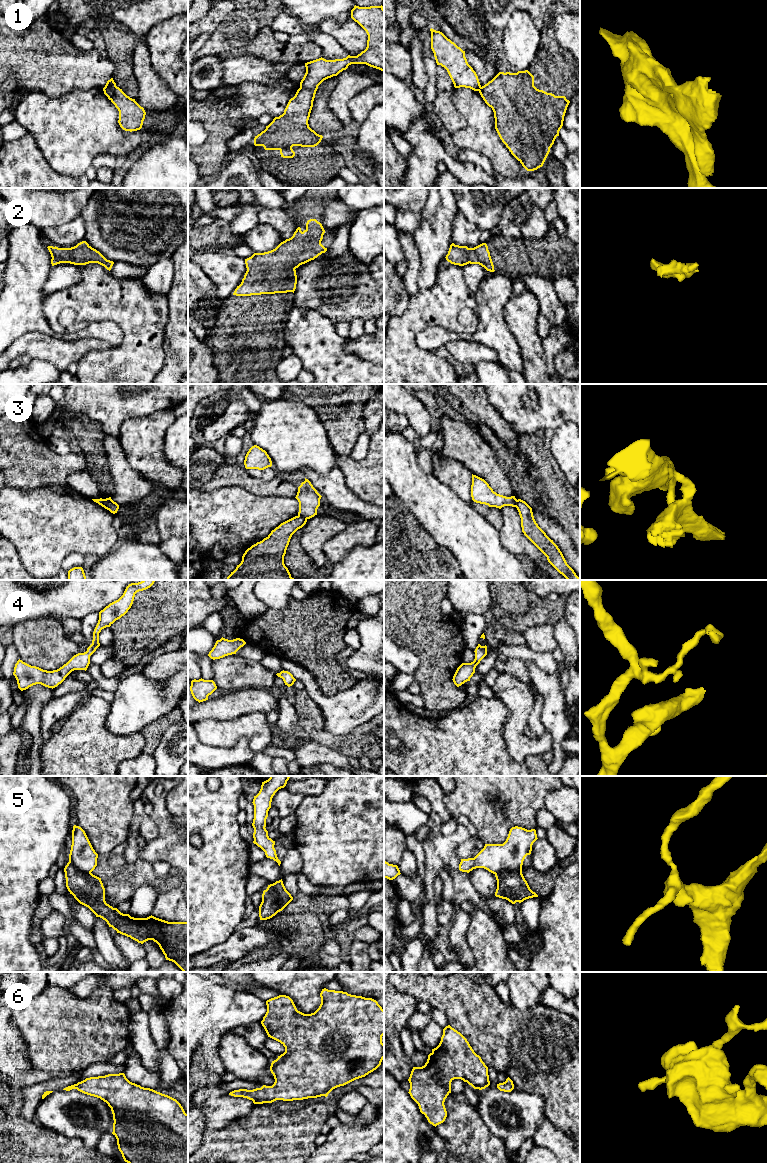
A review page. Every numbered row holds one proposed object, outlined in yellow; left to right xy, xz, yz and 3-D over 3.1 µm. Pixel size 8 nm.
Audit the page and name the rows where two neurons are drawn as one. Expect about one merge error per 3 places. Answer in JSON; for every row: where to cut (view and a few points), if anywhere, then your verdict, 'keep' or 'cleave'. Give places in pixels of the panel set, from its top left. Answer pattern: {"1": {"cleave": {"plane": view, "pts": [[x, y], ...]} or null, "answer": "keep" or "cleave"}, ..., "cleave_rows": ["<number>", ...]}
{"1": {"cleave": {"plane": "xz", "pts": [[317, 85], [300, 88]]}, "answer": "cleave"}, "2": {"cleave": null, "answer": "keep"}, "3": {"cleave": {"plane": "xy", "pts": [[103, 499], [108, 509]]}, "answer": "cleave"}, "4": {"cleave": null, "answer": "keep"}, "5": {"cleave": {"plane": "yz", "pts": [[521, 867], [515, 870], [502, 870], [495, 874]]}, "answer": "cleave"}, "6": {"cleave": null, "answer": "keep"}, "cleave_rows": ["1", "3", "5"]}

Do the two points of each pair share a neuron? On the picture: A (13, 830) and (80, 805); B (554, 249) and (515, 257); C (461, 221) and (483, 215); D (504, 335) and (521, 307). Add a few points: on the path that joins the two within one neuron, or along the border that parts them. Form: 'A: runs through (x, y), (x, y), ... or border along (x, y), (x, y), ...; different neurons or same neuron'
A: border along (64, 786), (72, 798), (72, 821), (74, 824); different neurons
B: runs through (543, 256), (542, 261), (536, 267), (526, 267); same neuron
C: border along (459, 211), (480, 228), (488, 230); different neurons
D: border along (504, 305), (504, 319), (519, 349); different neurons

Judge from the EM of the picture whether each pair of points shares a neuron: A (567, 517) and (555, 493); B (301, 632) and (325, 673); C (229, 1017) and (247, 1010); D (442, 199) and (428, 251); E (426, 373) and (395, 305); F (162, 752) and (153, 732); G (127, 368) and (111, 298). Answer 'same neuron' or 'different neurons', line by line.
A: same neuron
B: same neuron
C: same neuron
D: same neuron
E: different neurons
F: different neurons
G: same neuron

